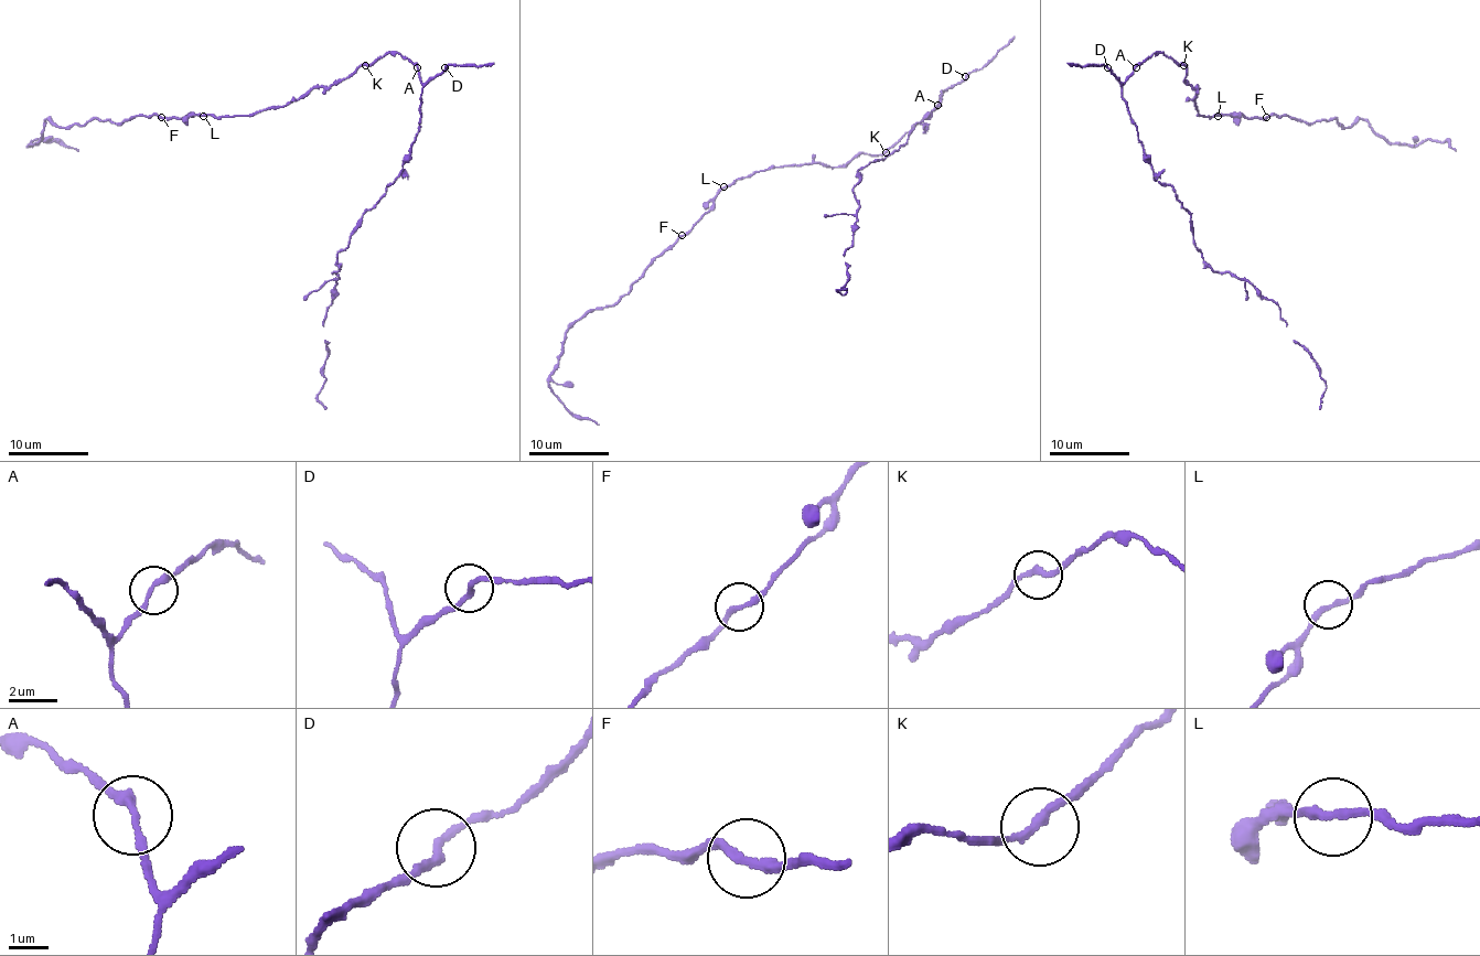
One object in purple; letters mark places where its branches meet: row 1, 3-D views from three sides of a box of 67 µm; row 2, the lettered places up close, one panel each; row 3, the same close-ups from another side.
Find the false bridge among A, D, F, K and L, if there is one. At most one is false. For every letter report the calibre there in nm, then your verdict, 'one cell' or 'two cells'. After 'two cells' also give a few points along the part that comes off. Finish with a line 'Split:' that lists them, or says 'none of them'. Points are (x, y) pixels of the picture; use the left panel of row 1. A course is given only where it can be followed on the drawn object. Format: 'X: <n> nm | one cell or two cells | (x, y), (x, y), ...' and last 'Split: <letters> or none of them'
A: 240 nm | one cell
D: 200 nm | one cell
F: 240 nm | two cells | (161, 117), (64, 127), (46, 119), (43, 138), (29, 146), (34, 139), (78, 151)
K: 240 nm | one cell
L: 240 nm | one cell
Split: F

